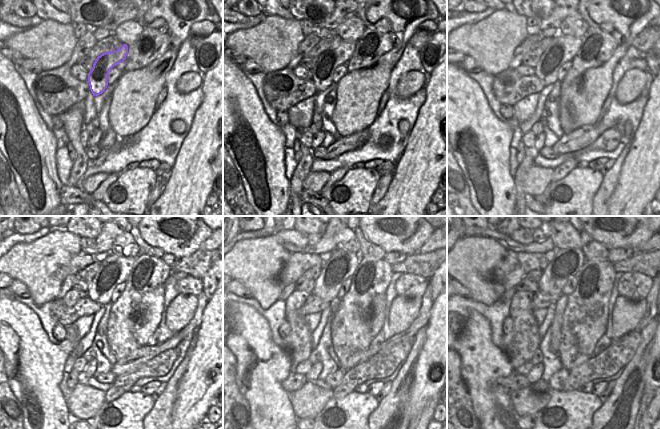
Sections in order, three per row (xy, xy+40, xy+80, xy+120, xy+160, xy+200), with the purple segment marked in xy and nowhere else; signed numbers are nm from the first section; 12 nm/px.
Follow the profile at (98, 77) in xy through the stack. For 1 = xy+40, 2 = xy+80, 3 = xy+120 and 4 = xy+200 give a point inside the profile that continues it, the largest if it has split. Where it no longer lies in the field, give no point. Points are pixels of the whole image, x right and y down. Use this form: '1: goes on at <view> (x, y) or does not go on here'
1: goes on at xy+40 (322, 74)
2: goes on at xy+80 (563, 48)
3: goes on at xy+120 (114, 270)
4: goes on at xy+200 (566, 263)

